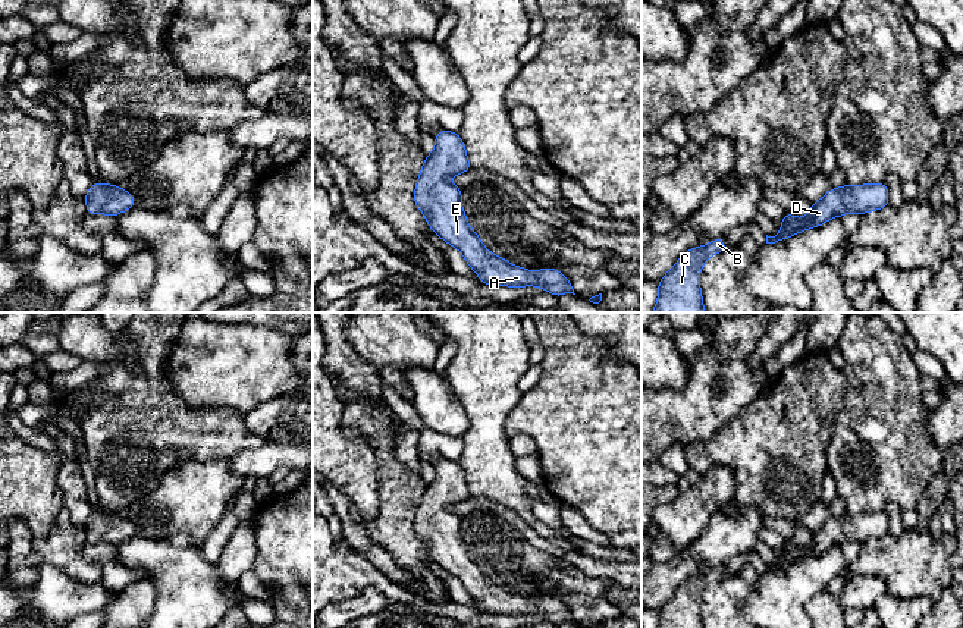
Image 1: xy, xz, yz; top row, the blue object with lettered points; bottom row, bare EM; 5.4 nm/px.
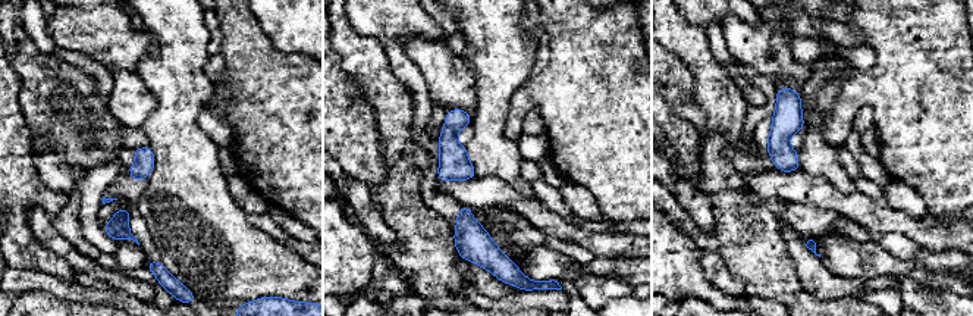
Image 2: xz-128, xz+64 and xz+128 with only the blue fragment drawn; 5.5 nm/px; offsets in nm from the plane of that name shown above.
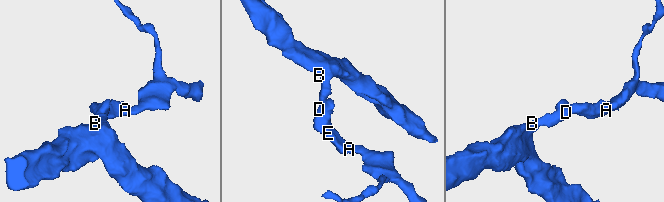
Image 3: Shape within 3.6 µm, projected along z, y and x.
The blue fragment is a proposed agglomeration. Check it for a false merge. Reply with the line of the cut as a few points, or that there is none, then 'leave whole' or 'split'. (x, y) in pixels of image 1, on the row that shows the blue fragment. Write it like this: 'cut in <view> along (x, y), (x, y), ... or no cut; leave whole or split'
no cut; leave whole

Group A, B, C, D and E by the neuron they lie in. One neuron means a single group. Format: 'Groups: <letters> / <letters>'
Groups: A B C D E

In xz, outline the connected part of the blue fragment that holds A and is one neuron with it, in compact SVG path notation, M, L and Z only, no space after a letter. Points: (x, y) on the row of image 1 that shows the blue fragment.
M439 131L435 136L436 148L424 158L421 173L415 183L414 202L415 207L426 214L426 222L433 233L445 242L459 249L468 266L479 274L479 282L490 286L542 286L546 292L556 298L564 293L574 293L570 280L556 269L542 269L530 271L523 267L512 266L505 258L489 252L477 233L468 226L467 217L461 205L462 189L451 185L446 179L465 173L471 169L465 145L458 132Z

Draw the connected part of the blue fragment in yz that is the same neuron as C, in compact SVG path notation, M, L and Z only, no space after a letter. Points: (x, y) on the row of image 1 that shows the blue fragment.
M724 236L684 252L658 282L659 296L652 313L705 313L699 274L703 263L727 249Z

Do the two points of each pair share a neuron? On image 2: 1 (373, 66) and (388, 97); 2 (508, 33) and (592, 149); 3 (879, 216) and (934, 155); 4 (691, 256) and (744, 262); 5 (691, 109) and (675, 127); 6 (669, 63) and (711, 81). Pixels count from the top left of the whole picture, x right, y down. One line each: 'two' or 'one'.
1: one
2: two
3: two
4: two
5: two
6: two

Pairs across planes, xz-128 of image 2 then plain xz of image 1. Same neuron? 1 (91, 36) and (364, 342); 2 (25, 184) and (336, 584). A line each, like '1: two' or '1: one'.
1: one
2: two

